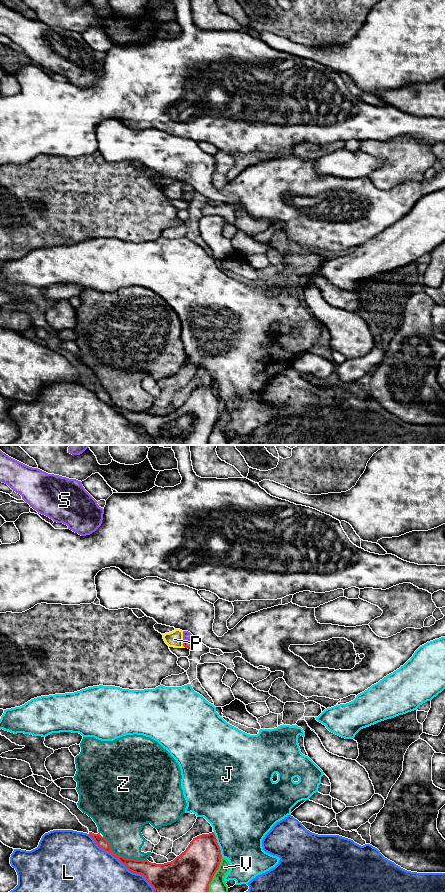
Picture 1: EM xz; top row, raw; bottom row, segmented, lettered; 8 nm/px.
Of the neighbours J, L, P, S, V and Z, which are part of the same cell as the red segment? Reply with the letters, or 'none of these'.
S

